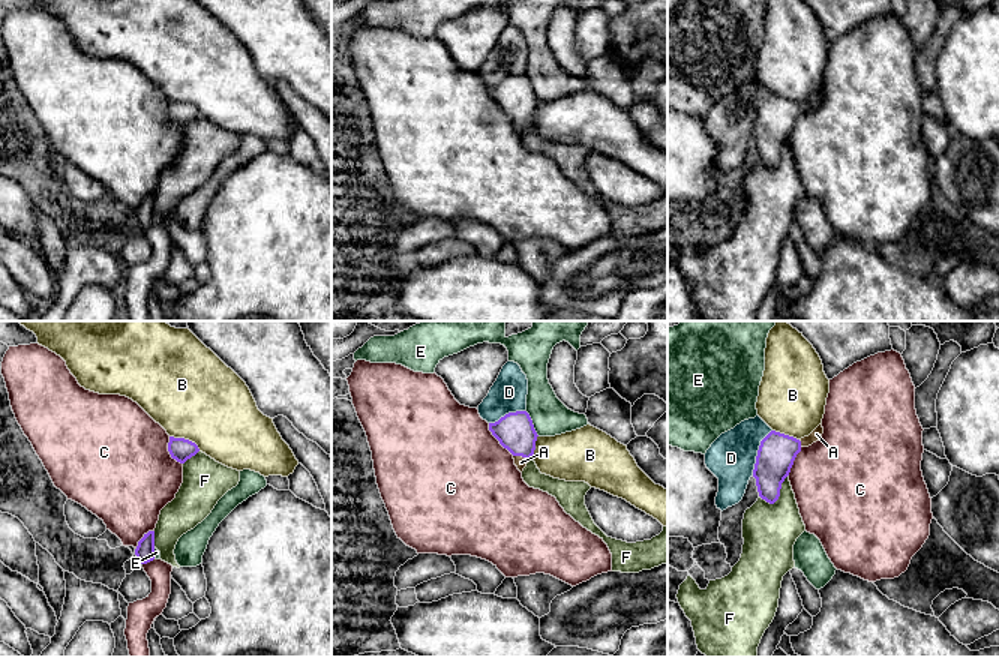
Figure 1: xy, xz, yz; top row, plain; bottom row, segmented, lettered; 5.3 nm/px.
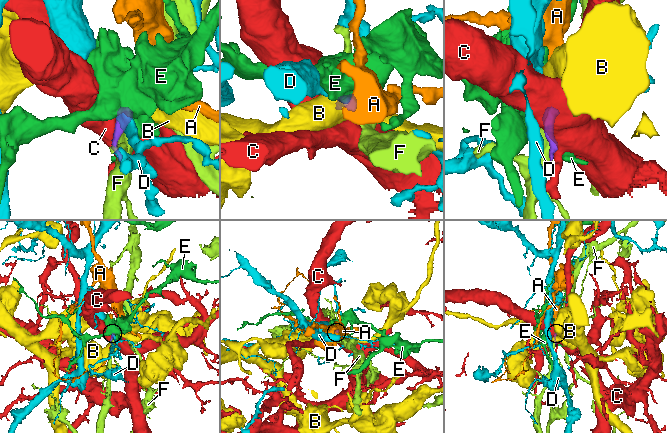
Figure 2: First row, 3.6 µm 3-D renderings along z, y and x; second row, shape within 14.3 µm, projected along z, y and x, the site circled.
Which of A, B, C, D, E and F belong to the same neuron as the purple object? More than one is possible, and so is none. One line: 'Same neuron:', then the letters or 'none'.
Same neuron: A

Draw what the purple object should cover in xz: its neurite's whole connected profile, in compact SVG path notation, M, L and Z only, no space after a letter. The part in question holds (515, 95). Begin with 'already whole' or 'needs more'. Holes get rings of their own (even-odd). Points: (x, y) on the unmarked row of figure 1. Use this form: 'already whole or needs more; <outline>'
needs more; M526 75L508 76L498 86L489 87L489 94L513 118L514 129L522 136L534 118L538 100L530 78Z

